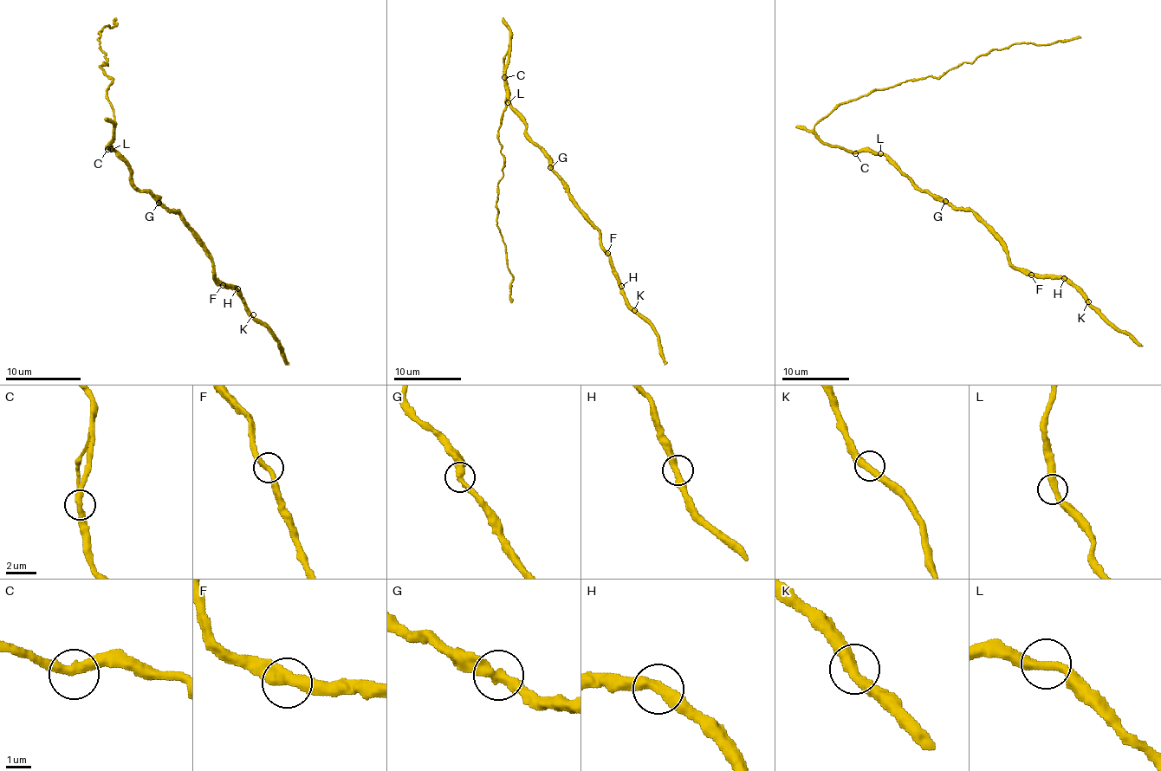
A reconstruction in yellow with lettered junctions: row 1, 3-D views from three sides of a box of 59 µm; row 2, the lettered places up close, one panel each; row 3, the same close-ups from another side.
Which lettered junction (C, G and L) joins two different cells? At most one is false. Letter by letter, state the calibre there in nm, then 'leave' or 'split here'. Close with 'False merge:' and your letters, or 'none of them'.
C: 400 nm thick; leave
G: 420 nm thick; leave
L: 380 nm thick; leave
False merge: none of them

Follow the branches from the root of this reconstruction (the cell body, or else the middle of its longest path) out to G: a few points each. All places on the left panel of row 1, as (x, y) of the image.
G: (113, 151), (130, 170), (130, 179), (158, 202)

